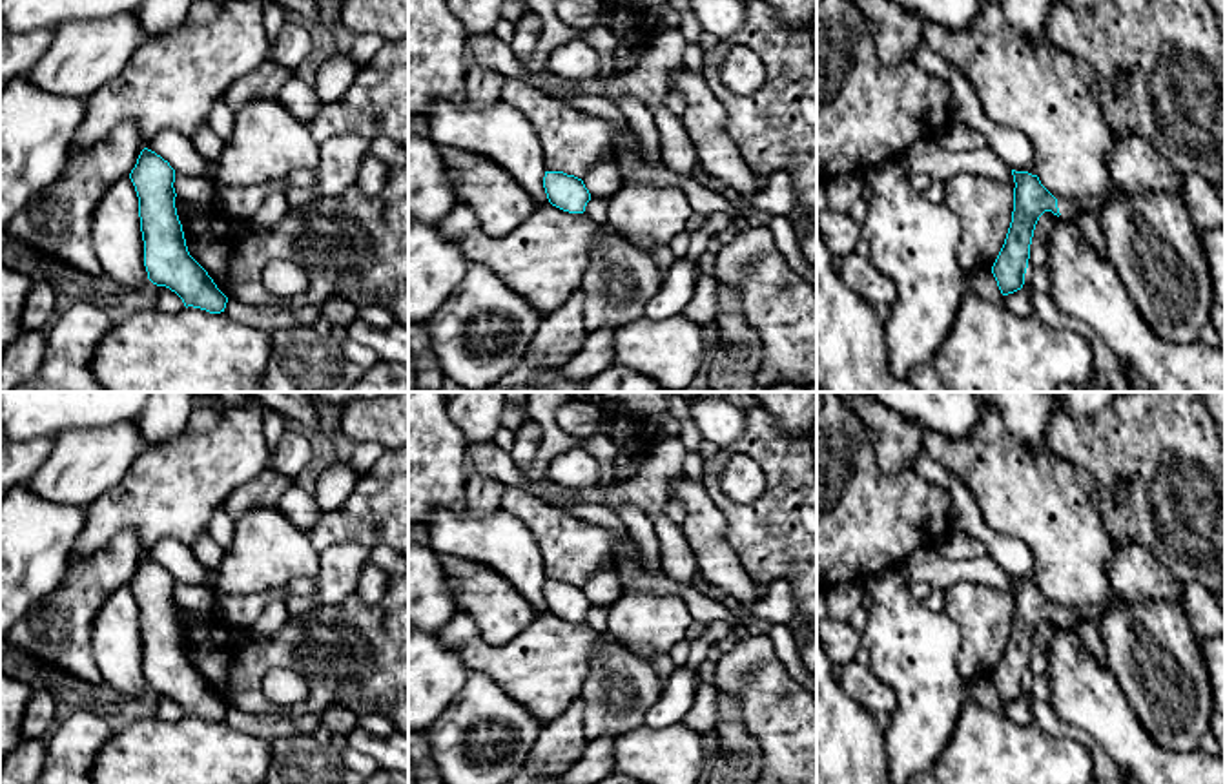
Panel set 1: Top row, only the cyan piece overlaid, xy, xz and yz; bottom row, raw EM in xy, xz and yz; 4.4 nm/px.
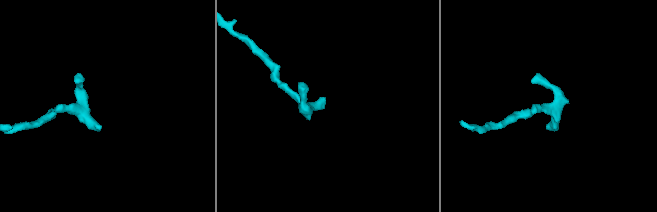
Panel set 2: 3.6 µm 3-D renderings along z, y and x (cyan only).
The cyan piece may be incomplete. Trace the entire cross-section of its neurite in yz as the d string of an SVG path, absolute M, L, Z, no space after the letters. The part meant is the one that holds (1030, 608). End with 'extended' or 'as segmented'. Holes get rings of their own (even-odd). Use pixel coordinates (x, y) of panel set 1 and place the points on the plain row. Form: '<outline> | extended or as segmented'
M1028 580L1014 583L1014 620L1004 653L992 675L992 682L1003 704L1023 696L1024 682L1030 667L1030 653L1035 633L1045 620L1070 627L1079 620L1077 609L1055 607L1039 589Z | extended

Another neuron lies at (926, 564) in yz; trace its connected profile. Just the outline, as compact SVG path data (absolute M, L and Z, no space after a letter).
M919 547L899 565L908 583L924 582L933 589L948 589L959 582L972 582L993 587L1015 596L1012 578L990 558L950 560L939 549Z

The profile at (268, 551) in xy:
M277 507L252 509L235 521L233 543L224 552L219 571L210 583L215 594L253 594L283 589L297 578L314 578L319 573L319 552L310 532L297 529Z

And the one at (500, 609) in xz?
M445 554L441 567L456 589L456 609L476 620L489 644L507 644L536 616L527 598L489 565Z

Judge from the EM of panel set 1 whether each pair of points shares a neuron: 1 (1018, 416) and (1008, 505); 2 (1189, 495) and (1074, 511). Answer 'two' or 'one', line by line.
1: two
2: two

